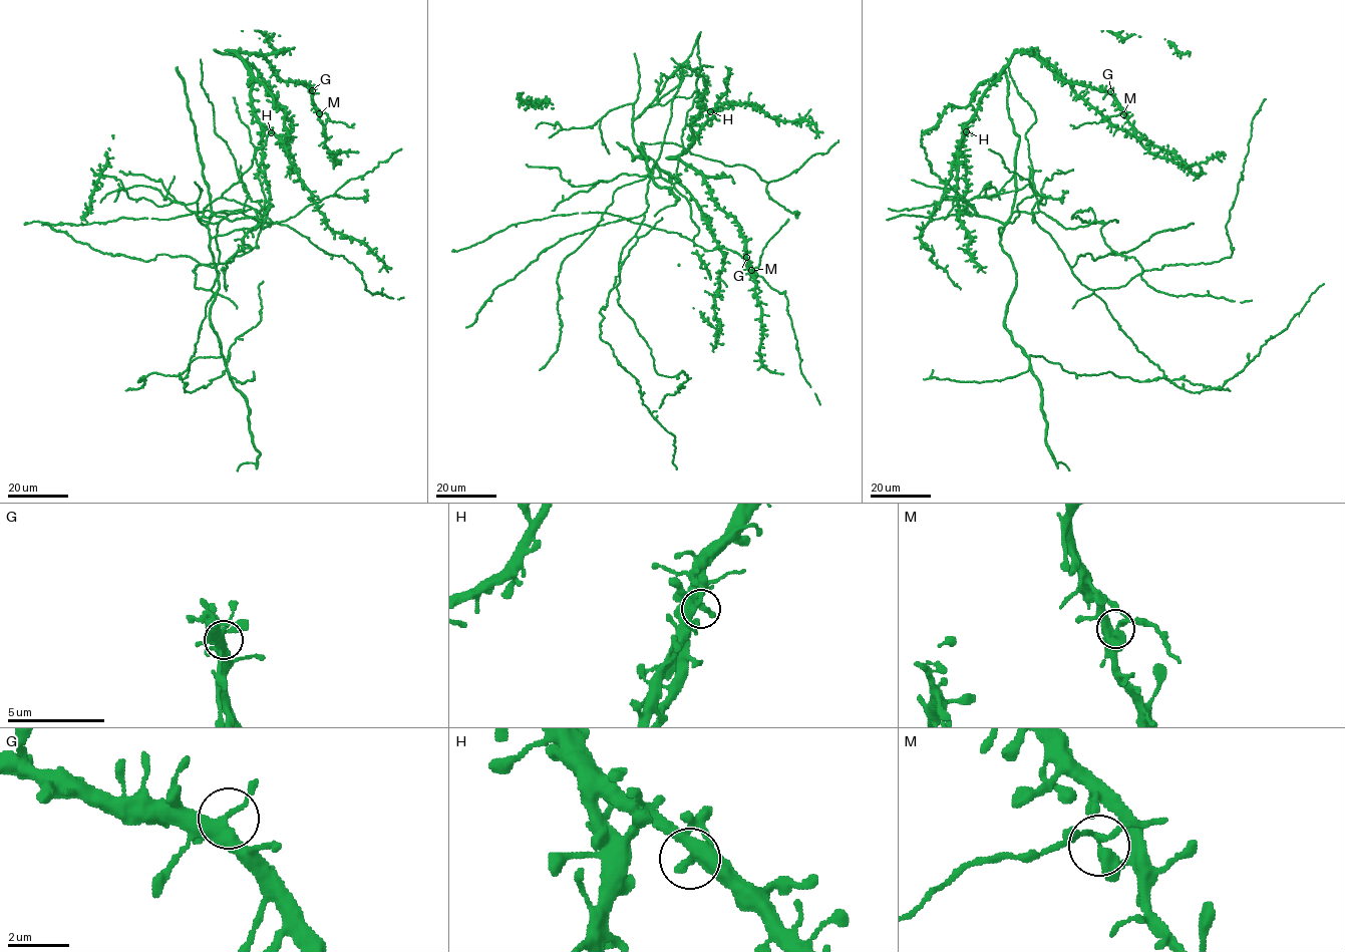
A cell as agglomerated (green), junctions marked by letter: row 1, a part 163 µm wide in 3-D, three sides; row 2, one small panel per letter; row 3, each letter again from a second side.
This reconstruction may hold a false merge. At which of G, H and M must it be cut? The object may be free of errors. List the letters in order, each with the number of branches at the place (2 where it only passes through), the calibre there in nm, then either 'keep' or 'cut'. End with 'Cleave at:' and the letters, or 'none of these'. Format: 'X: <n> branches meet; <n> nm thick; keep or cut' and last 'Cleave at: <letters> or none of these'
G: 4 branches meet; 340 nm thick; keep
H: 4 branches meet; 300 nm thick; keep
M: 4 branches meet; 280 nm thick; cut
Cleave at: M

